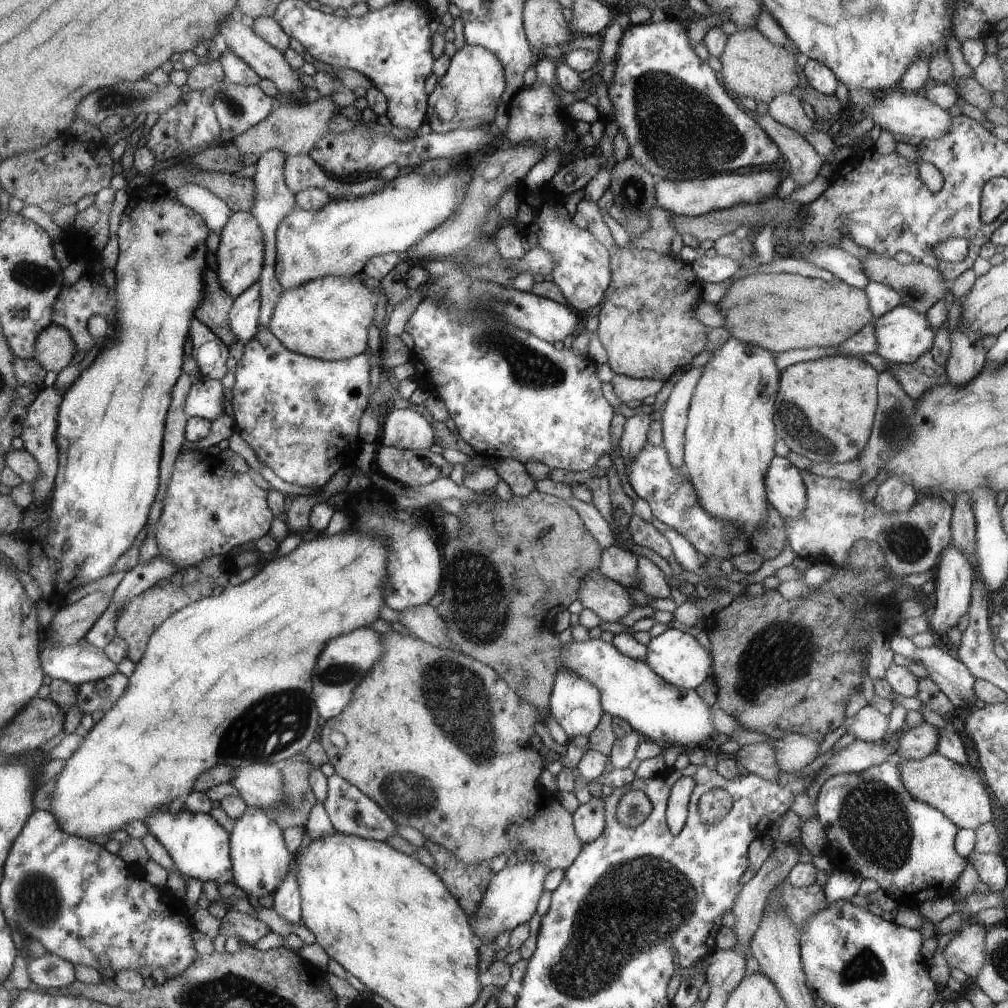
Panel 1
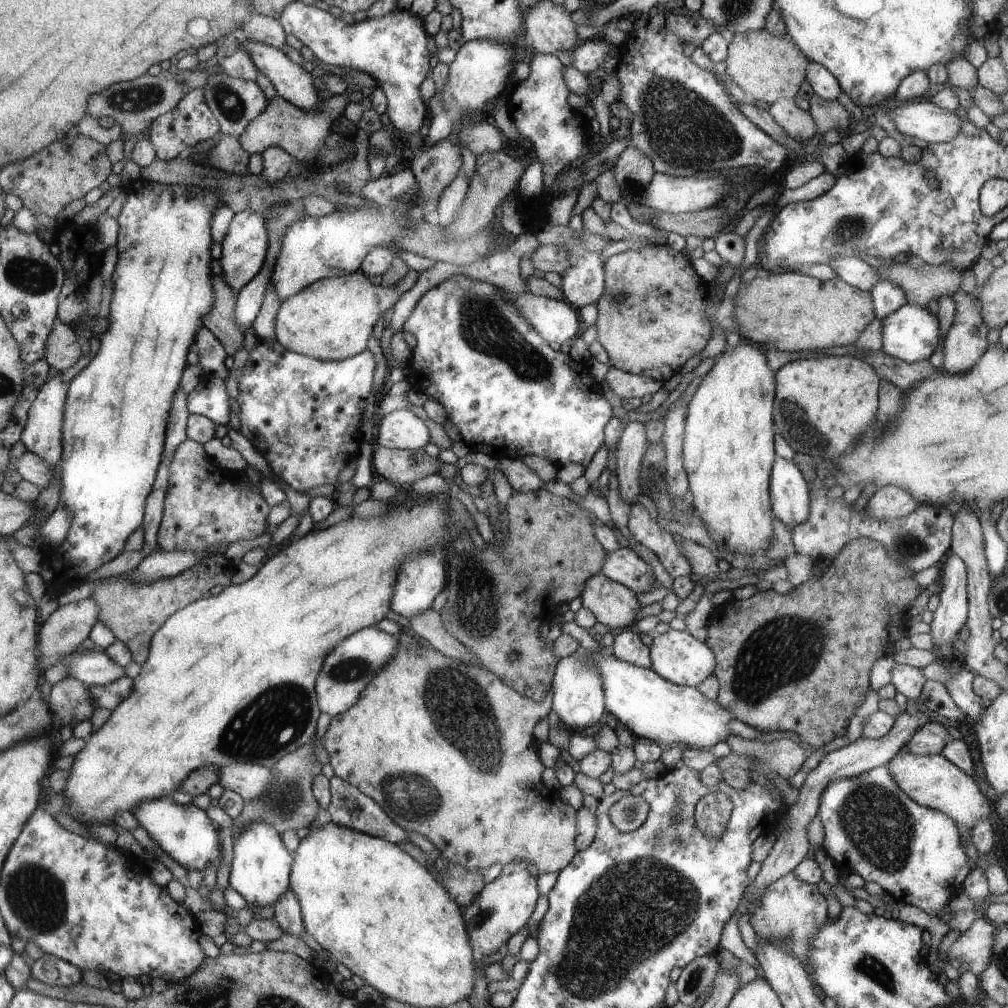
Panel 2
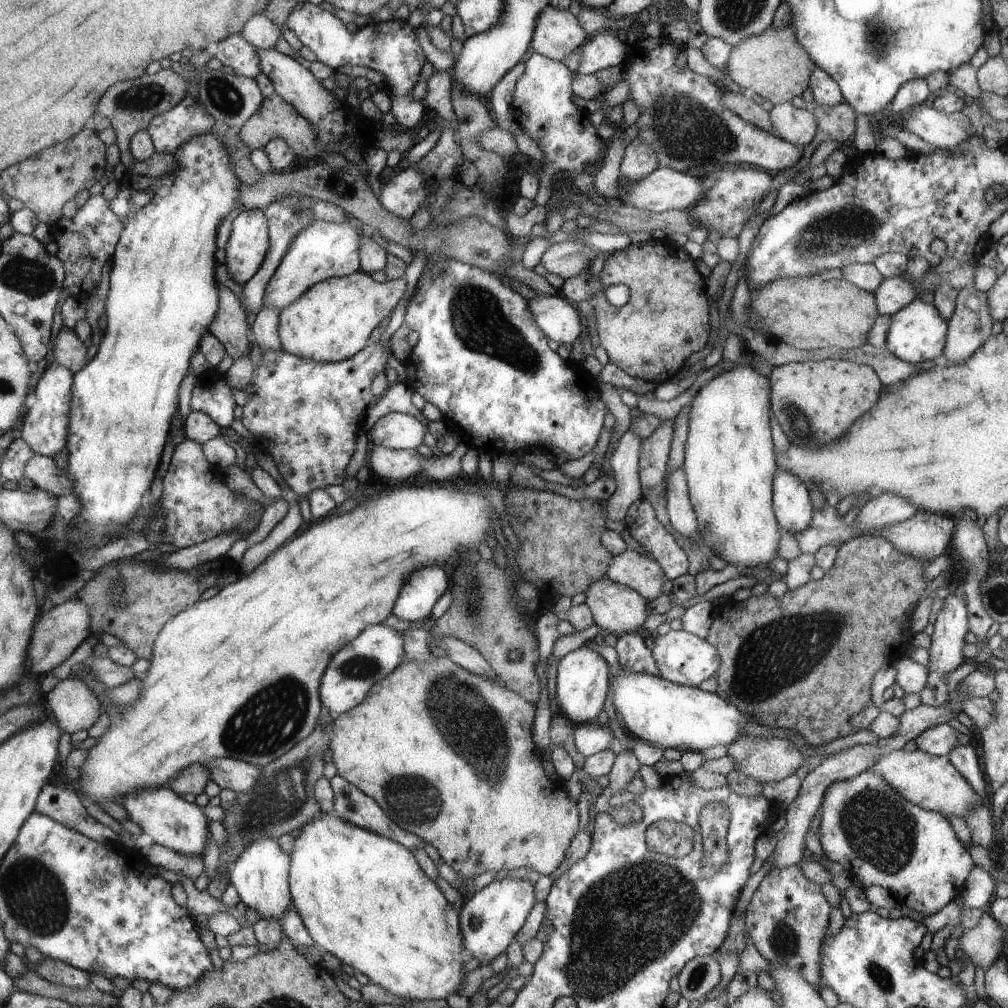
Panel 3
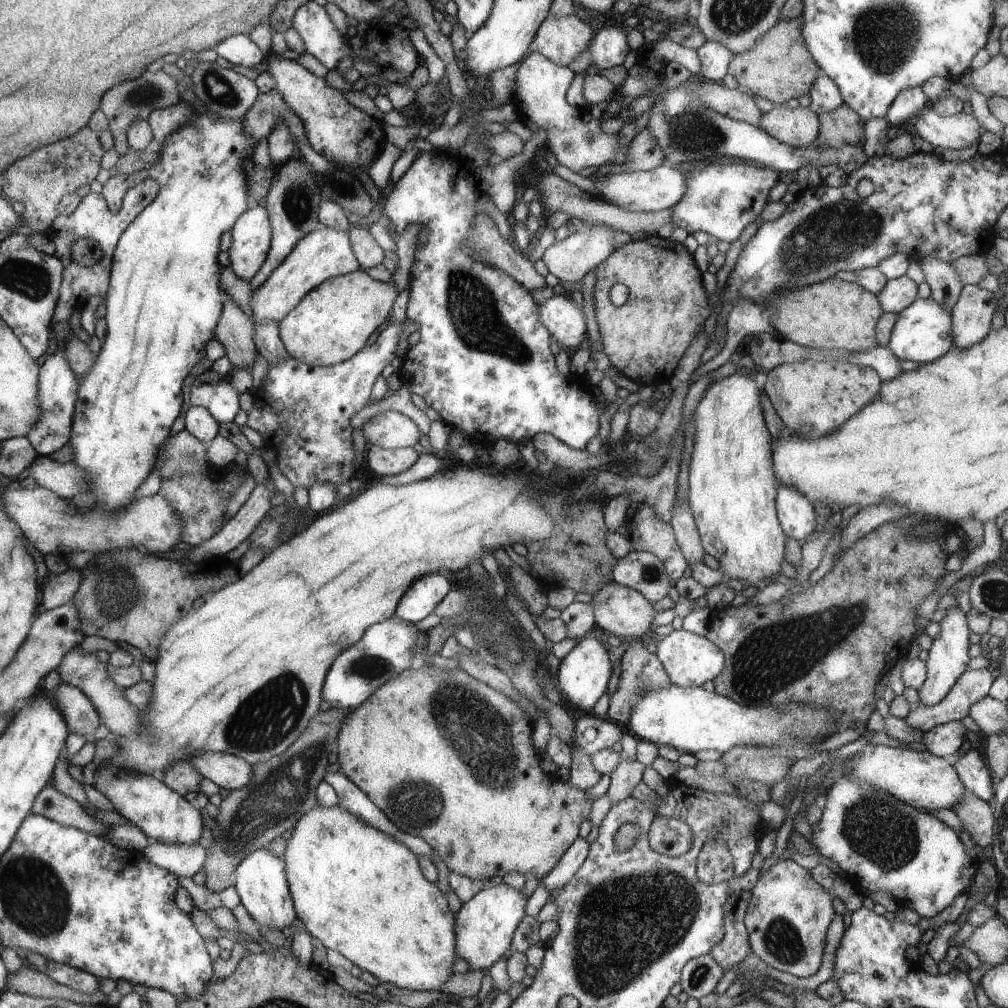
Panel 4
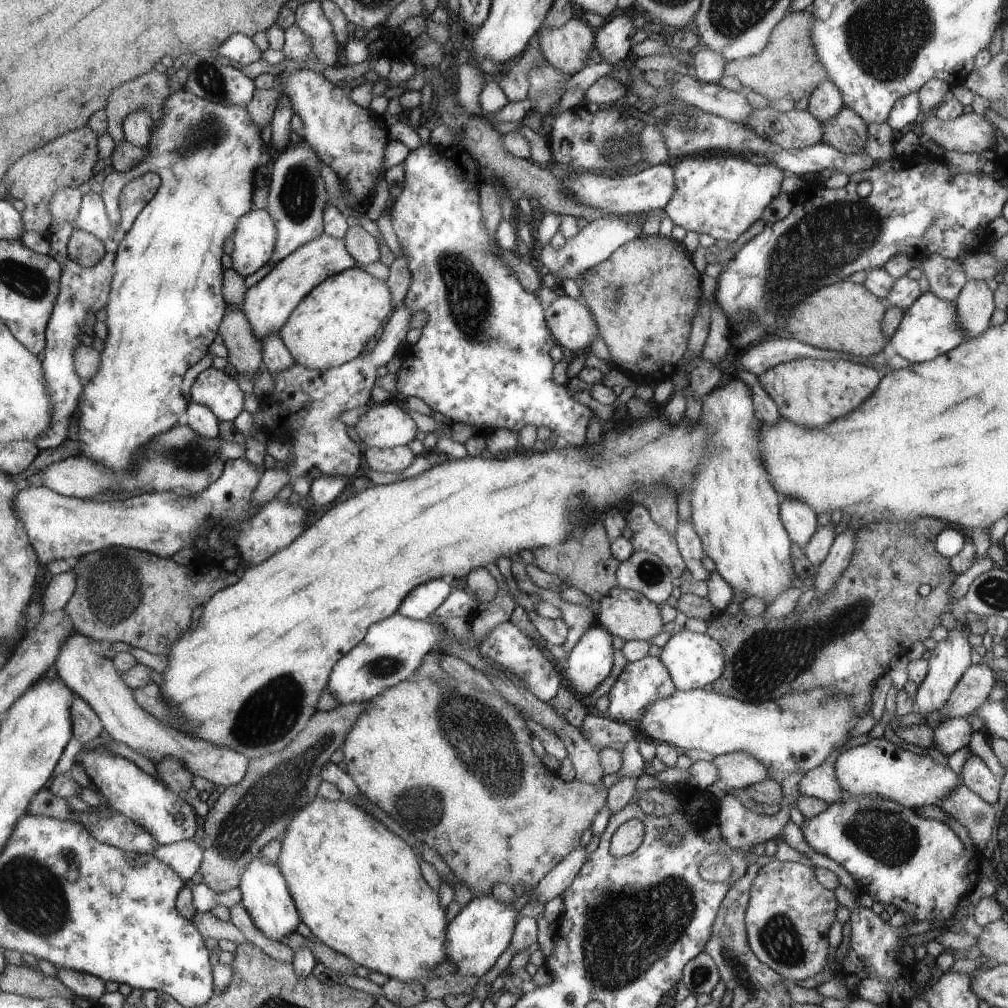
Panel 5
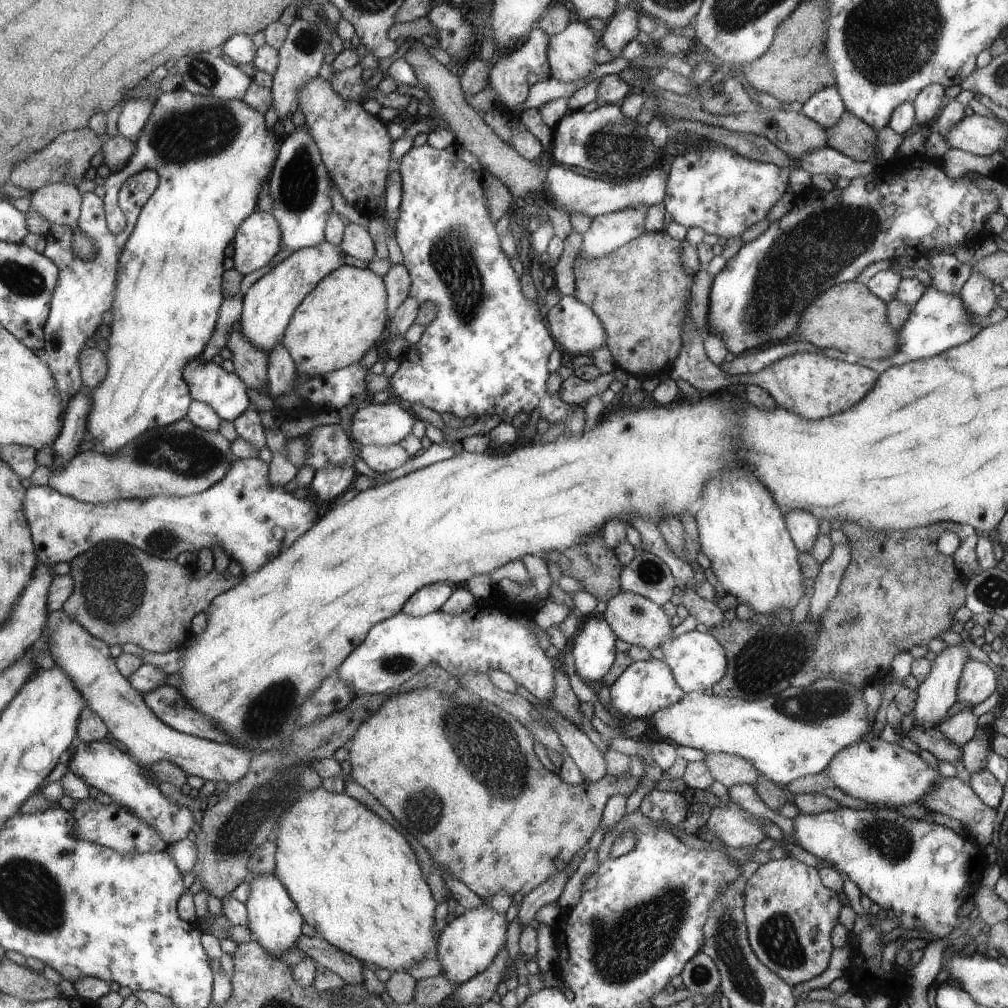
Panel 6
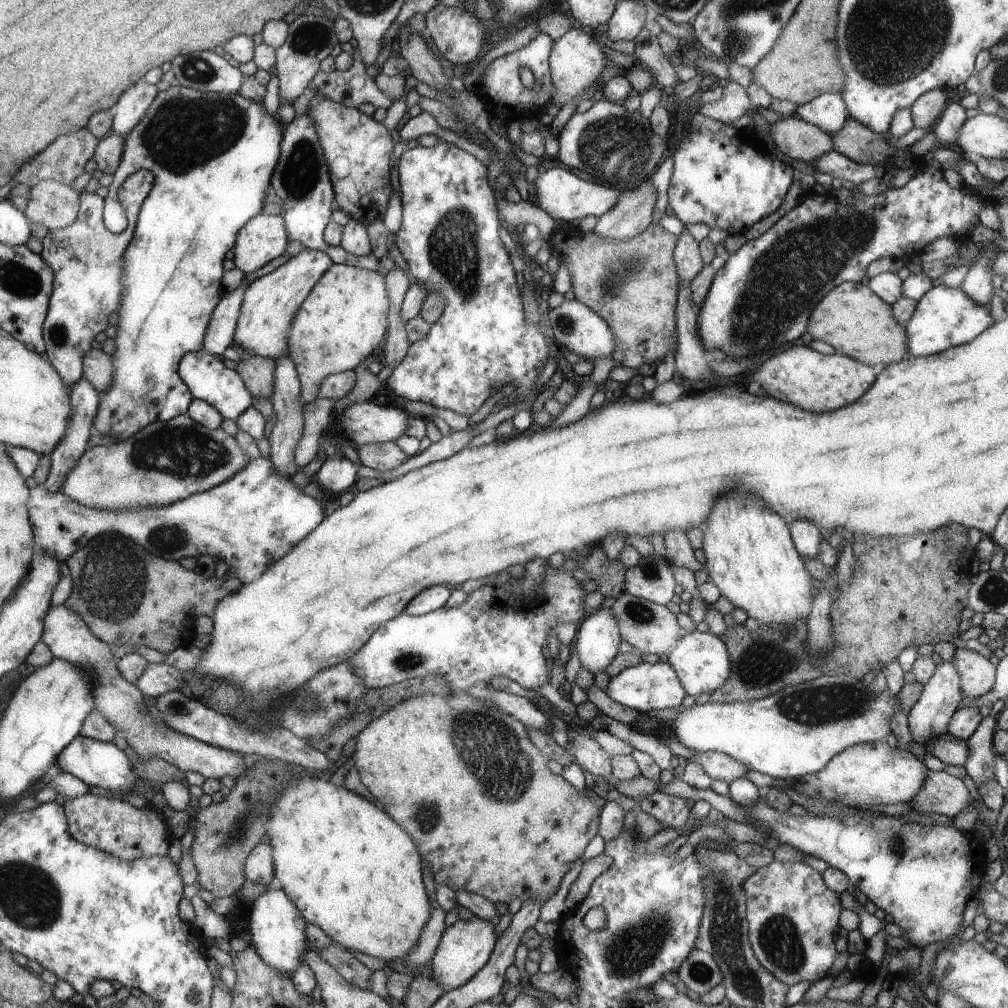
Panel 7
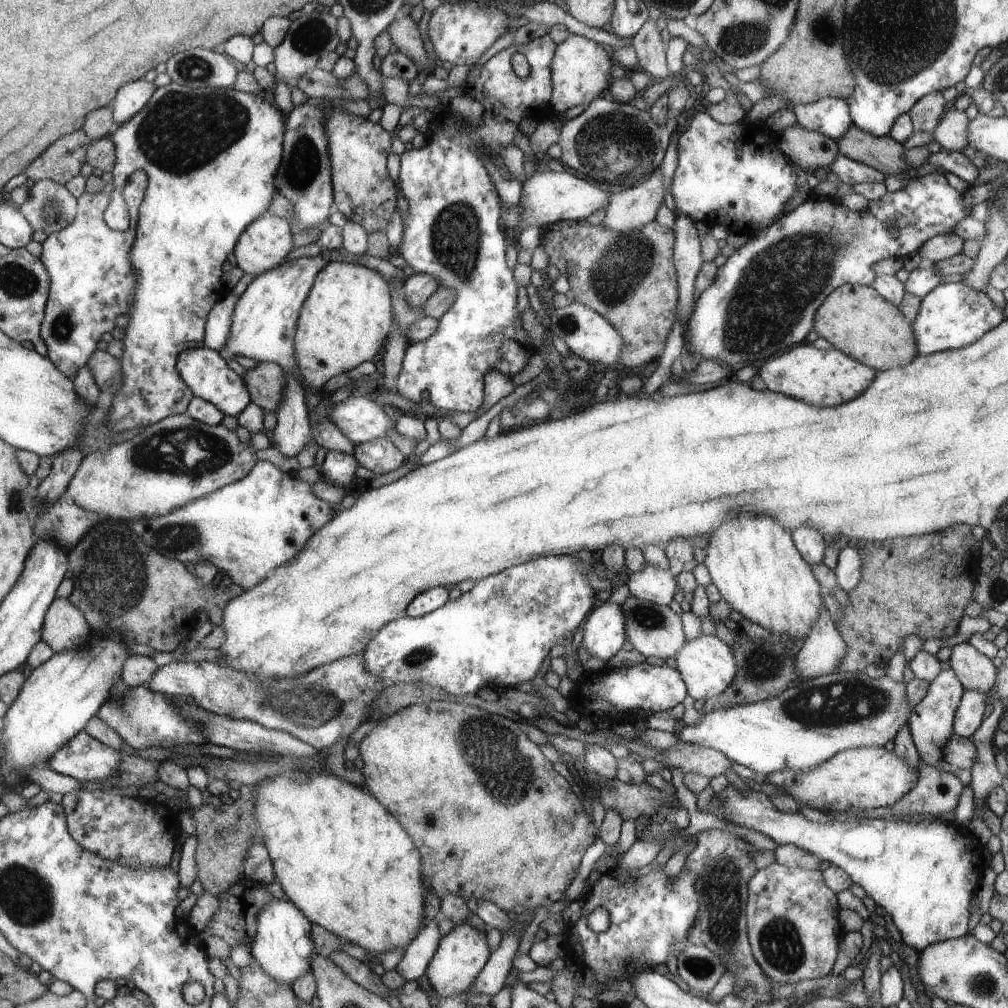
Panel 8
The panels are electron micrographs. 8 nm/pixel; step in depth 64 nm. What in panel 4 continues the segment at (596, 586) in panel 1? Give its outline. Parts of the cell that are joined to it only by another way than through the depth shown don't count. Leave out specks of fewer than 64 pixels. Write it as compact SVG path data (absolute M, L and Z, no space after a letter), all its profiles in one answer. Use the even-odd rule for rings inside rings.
M618 583L602 586L596 594L593 594L592 608L595 624L602 630L612 632L620 639L644 640L655 630L653 626L654 610L652 603L644 598L637 590L620 586Z

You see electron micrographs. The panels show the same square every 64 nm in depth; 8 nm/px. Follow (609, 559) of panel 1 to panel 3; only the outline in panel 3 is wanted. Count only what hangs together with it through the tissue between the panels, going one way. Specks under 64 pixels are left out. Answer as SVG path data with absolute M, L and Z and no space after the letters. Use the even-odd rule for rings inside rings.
M631 548L612 557L606 577L622 586L636 590L648 602L662 596L663 586L667 580L662 566L656 560Z

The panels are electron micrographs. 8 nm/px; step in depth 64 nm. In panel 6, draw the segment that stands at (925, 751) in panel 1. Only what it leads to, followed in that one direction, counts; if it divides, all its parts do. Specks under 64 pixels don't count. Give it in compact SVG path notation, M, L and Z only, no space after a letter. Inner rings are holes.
M957 709L938 729L954 746L962 746L974 738L978 728L978 717L972 710Z

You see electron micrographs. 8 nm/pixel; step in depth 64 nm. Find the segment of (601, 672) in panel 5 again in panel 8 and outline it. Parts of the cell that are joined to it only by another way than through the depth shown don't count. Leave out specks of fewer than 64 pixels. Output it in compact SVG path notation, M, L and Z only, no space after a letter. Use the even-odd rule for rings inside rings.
M608 601L599 604L590 612L590 618L584 624L584 633L582 634L582 646L596 658L607 663L618 651L622 644L626 642L626 616L622 612L622 606Z

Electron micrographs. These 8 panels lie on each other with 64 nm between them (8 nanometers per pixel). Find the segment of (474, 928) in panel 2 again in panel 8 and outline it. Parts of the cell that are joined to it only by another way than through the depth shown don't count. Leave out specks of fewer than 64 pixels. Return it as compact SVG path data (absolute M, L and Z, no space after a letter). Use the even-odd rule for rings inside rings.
M458 924L440 939L438 948L426 968L426 986L434 992L438 998L448 998L454 994L468 992L474 986L474 980L484 970L490 958L490 946L486 941L484 932L480 932L466 924Z

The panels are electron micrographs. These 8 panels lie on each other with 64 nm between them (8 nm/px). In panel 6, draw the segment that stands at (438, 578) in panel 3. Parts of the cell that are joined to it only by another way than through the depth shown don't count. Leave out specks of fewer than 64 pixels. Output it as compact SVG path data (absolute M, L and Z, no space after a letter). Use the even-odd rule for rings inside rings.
M448 583L430 584L406 600L401 612L413 617L426 616L440 610L440 606L450 598L450 594L452 594L452 588L448 586Z

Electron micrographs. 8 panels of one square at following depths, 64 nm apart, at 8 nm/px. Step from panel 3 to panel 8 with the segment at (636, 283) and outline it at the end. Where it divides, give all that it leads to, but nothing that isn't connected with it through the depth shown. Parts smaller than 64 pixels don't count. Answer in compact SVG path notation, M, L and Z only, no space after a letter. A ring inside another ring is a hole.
M572 220L551 224L542 231L541 241L548 264L568 277L569 296L601 313L621 334L626 346L618 364L636 369L657 363L680 306L673 229L652 220L646 226L622 234L602 224ZM570 264L574 264L572 272L568 272Z

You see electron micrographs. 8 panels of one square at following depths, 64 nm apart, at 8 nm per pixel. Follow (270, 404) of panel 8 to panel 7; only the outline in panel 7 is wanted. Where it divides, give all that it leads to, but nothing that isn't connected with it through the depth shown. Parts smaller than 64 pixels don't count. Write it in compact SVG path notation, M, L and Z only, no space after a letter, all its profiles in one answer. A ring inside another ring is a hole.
M235 347L242 360L236 364L235 371L241 376L248 392L254 396L254 400L268 399L274 392L274 368L275 360L262 358L252 352L246 352L242 348Z

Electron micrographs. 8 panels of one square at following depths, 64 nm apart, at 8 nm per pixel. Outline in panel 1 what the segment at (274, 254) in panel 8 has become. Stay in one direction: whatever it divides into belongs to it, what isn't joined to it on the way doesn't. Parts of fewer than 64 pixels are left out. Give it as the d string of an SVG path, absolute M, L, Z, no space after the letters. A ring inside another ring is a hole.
M236 211L230 216L228 224L220 232L220 243L216 253L211 256L212 267L218 274L218 280L228 296L238 298L248 290L261 276L265 266L265 234L260 222L248 211Z

